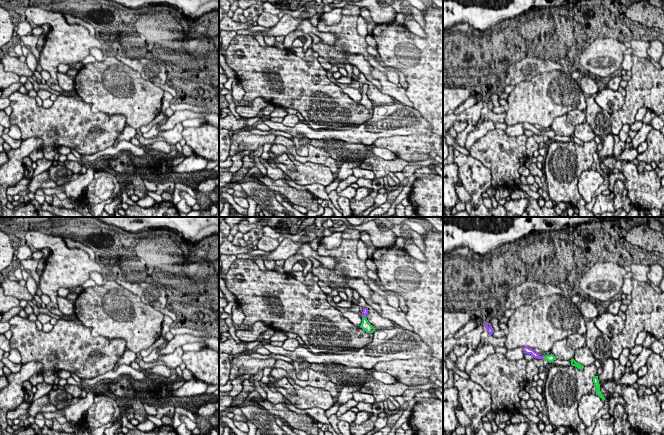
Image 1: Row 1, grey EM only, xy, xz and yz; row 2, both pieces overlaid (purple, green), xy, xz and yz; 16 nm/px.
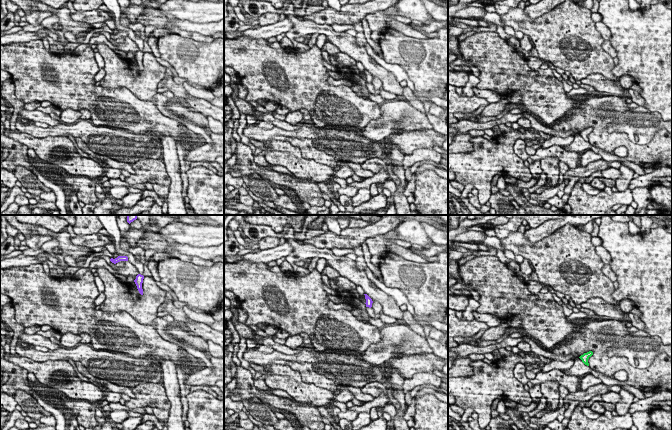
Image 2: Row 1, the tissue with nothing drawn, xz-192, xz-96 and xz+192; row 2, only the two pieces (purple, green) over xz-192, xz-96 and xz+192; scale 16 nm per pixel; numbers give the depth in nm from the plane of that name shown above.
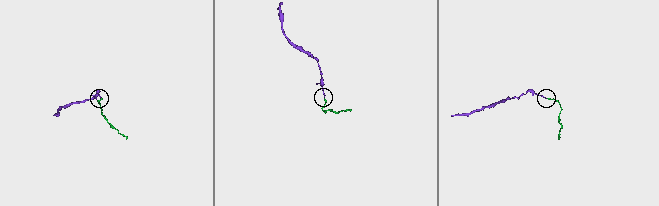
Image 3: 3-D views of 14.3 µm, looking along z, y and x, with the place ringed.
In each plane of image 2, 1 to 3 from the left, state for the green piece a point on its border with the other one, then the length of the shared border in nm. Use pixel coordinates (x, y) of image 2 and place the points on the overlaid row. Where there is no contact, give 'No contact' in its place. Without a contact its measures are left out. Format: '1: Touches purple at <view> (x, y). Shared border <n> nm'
1: No contact
2: No contact
3: No contact

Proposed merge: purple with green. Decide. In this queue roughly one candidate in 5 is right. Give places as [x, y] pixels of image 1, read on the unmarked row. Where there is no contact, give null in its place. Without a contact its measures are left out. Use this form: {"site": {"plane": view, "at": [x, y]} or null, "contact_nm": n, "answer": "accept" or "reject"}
{"site": {"plane": "yz", "at": [543, 132]}, "contact_nm": 50, "answer": "accept"}

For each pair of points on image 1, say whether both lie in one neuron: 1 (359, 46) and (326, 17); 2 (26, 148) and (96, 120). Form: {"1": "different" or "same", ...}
{"1": "different", "2": "different"}

